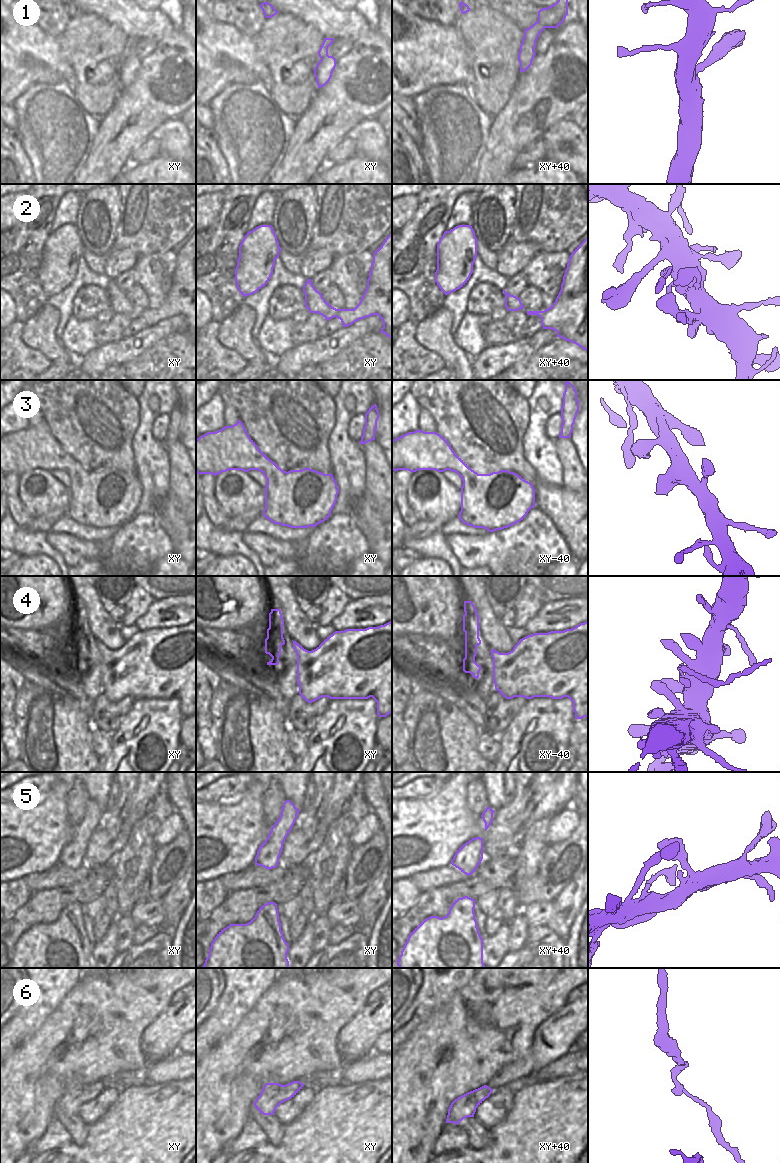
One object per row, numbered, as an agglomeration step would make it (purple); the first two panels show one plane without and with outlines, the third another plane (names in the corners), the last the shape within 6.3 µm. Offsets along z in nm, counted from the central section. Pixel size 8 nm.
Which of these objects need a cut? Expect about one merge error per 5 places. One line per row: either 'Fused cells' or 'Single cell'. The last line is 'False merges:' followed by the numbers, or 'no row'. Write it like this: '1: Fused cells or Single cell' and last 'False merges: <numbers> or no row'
1: Single cell
2: Single cell
3: Single cell
4: Fused cells
5: Single cell
6: Fused cells
False merges: 4, 6.

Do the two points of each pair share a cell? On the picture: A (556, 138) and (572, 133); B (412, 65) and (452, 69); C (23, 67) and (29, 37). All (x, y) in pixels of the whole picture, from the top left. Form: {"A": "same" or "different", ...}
{"A": "same", "B": "same", "C": "same"}

